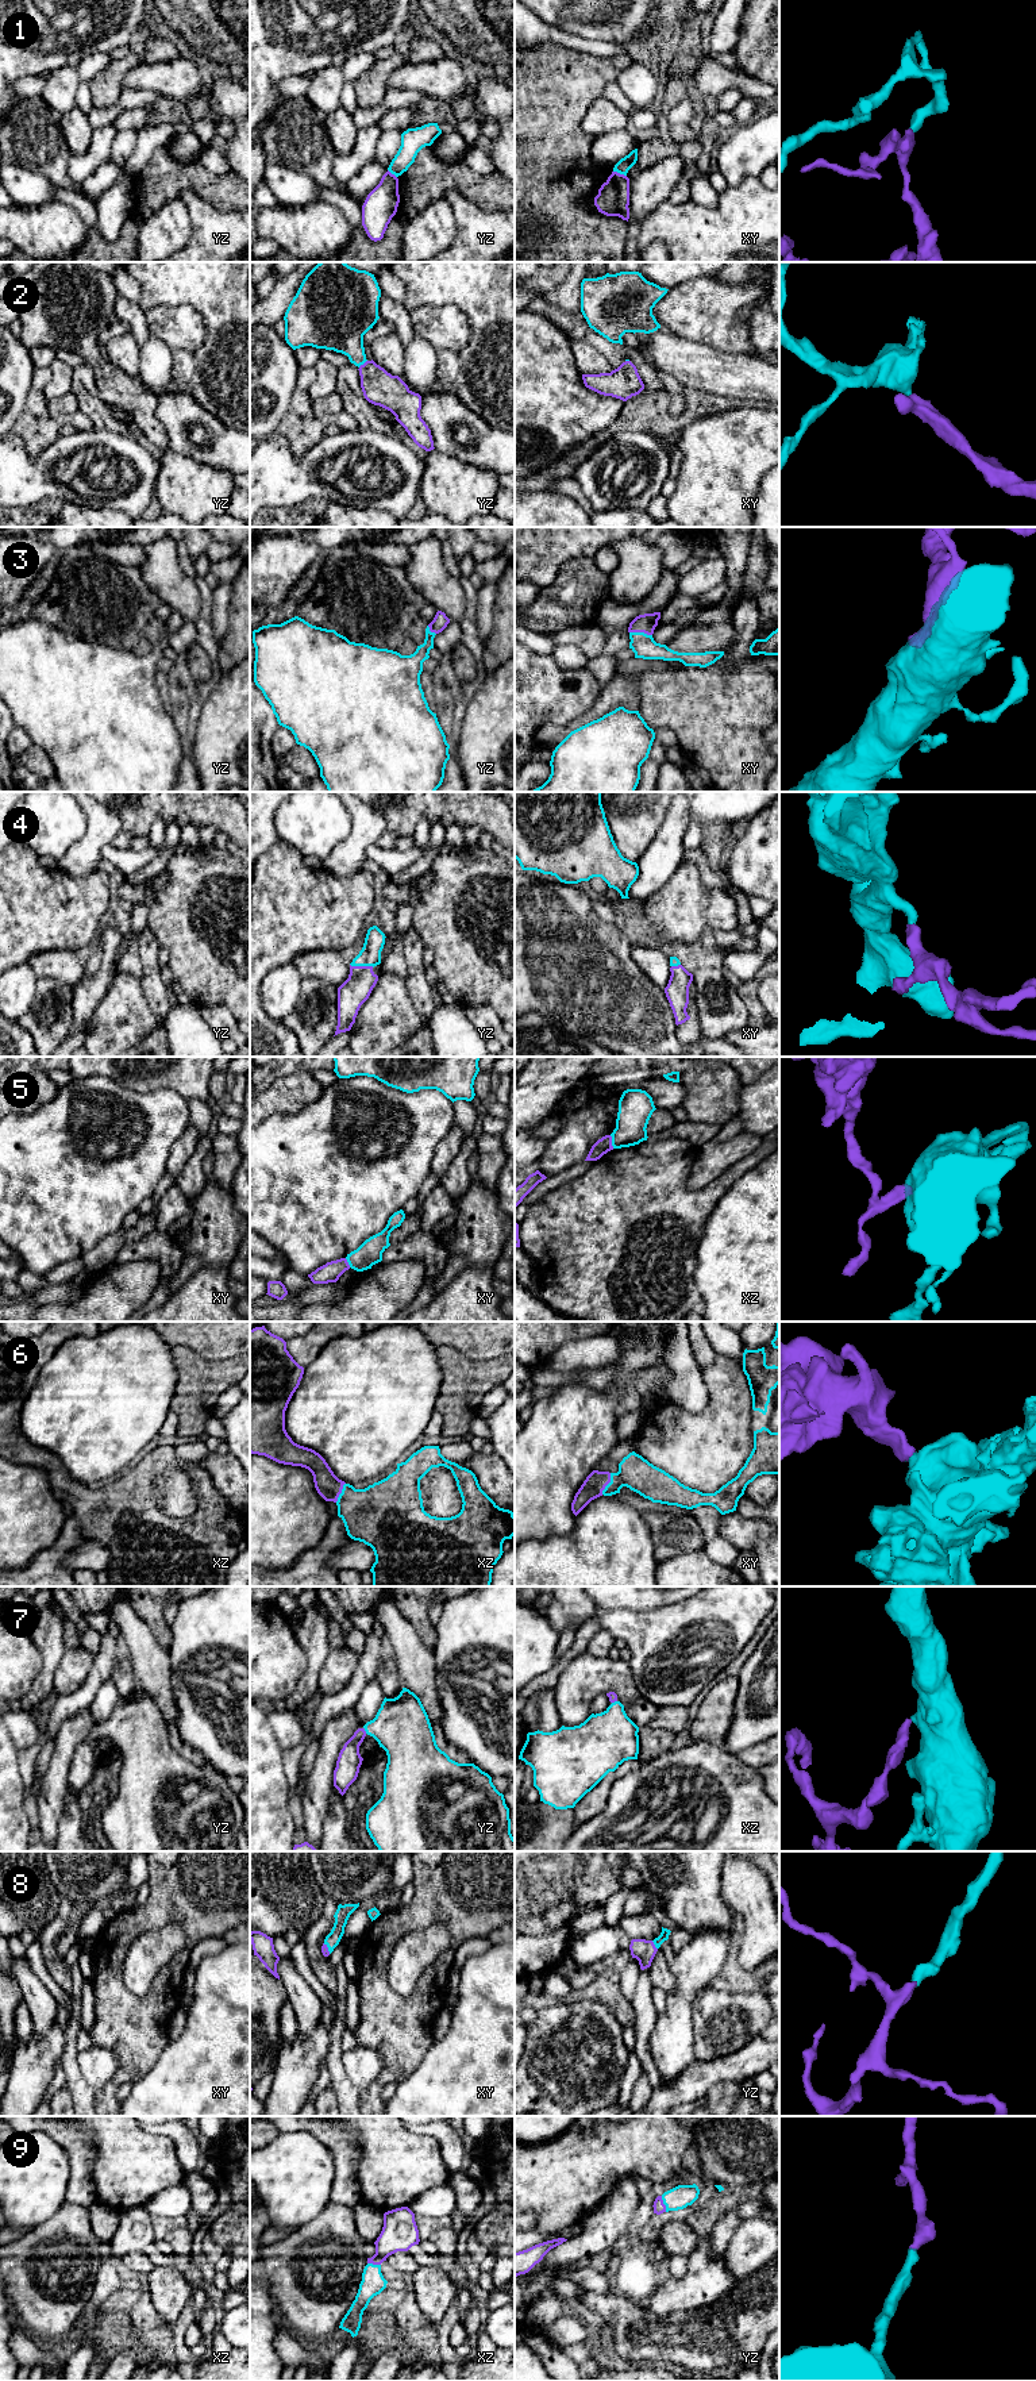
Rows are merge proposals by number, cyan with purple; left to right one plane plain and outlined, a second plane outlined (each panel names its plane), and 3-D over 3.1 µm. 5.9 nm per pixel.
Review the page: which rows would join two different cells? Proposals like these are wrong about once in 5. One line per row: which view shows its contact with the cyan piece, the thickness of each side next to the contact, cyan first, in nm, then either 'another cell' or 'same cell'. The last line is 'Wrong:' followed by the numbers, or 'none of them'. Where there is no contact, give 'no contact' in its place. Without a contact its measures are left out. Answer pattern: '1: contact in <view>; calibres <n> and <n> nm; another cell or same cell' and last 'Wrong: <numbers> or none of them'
1: contact in xy; calibres 80 and 190 nm; another cell
2: contact in yz; calibres 280 and 200 nm; same cell
3: contact in xy; calibres 140 and 120 nm; same cell
4: contact in yz; calibres 130 and 170 nm; same cell
5: contact in xz; calibres 200 and 90 nm; another cell
6: contact in xy; calibres 200 and 130 nm; same cell
7: contact in yz; calibres 340 and 140 nm; same cell
8: contact in yz; calibres 50 and 130 nm; same cell
9: contact in yz; calibres 140 and 70 nm; same cell
Wrong: 1, 5

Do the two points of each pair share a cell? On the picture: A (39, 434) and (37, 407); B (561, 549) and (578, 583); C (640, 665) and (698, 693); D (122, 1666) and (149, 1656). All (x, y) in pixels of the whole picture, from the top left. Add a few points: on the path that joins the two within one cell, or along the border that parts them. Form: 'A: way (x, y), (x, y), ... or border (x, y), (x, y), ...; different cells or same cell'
A: way (39, 427), (39, 416), (37, 414); same cell
B: border (592, 556), (567, 560), (549, 585); different cells
C: border (673, 668), (662, 670), (644, 669), (640, 673); different cells
D: border (128, 1658), (139, 1687); different cells

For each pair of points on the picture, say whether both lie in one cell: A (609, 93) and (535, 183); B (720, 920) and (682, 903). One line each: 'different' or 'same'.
A: different
B: same

